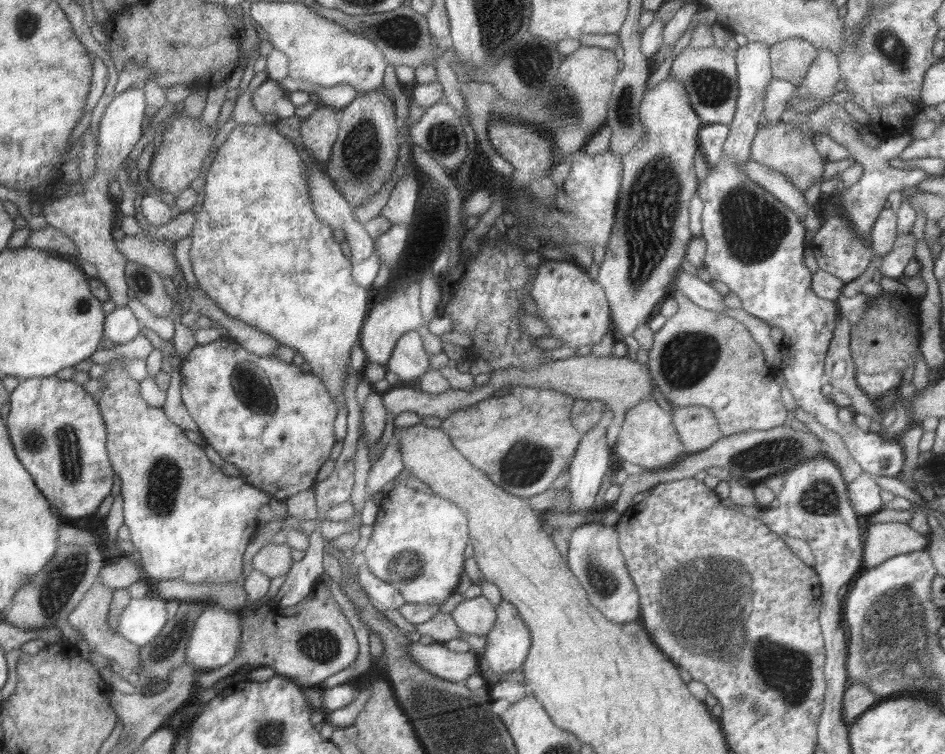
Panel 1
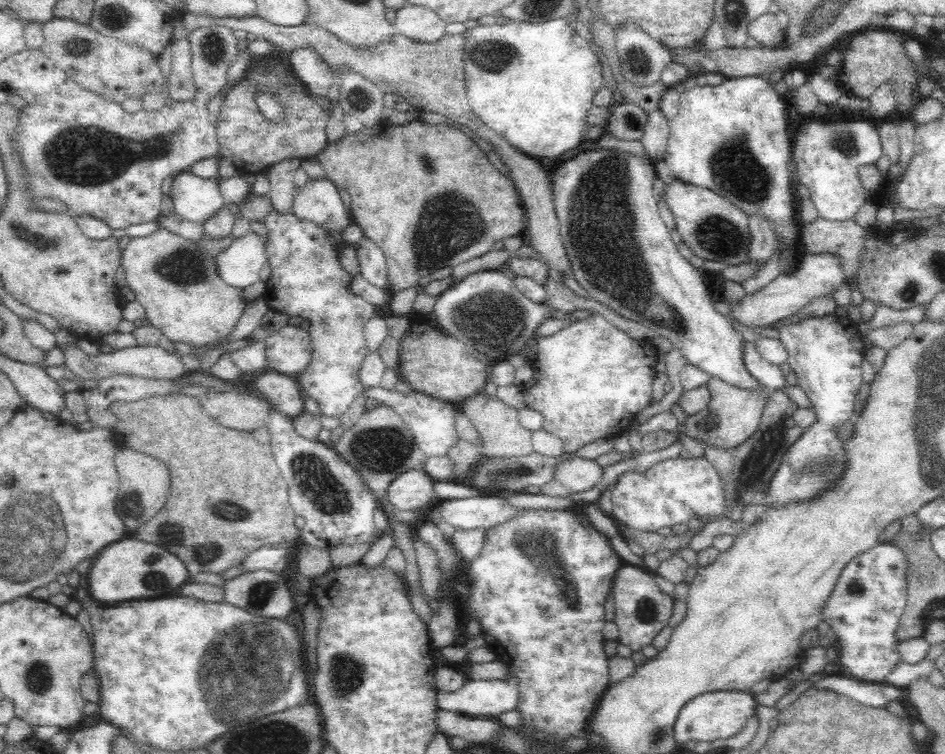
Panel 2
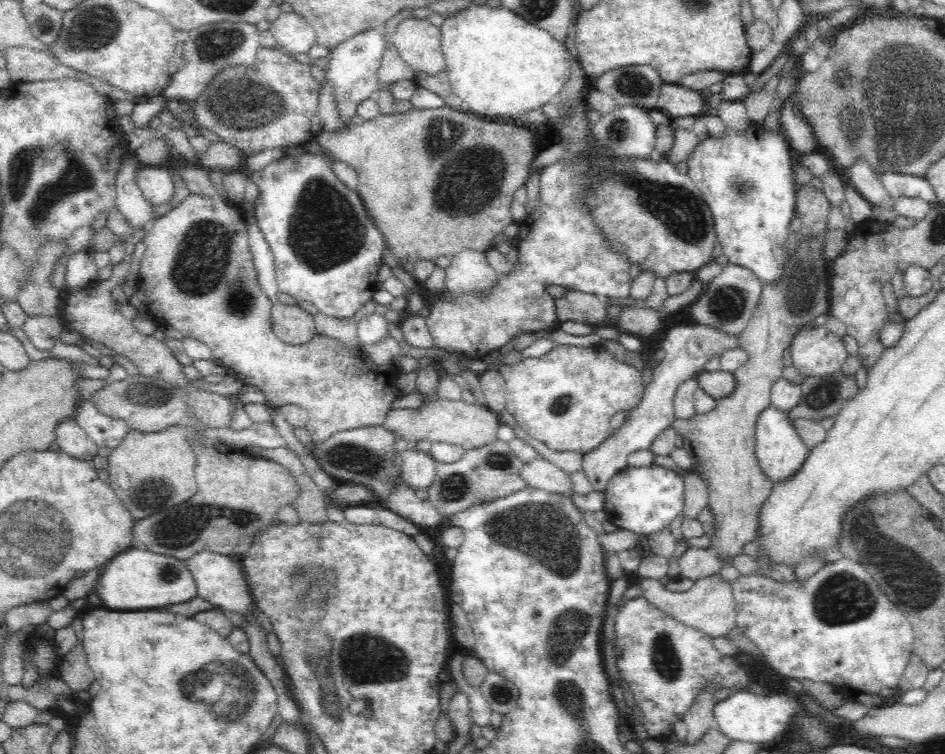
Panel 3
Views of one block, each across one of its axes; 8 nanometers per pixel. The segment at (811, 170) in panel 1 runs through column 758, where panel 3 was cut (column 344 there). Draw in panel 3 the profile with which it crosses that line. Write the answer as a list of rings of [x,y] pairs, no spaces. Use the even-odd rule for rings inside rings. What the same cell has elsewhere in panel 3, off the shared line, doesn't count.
[[[451,107],[433,109],[412,109],[405,113],[379,114],[372,120],[365,120],[362,124],[350,125],[339,133],[320,131],[315,138],[327,154],[333,156],[338,162],[345,162],[352,167],[357,174],[358,182],[355,191],[361,195],[361,199],[369,217],[382,233],[387,245],[394,251],[399,261],[431,260],[436,262],[438,257],[452,257],[462,249],[475,250],[485,253],[496,244],[496,239],[504,234],[504,229],[513,223],[512,197],[514,192],[526,183],[531,175],[530,164],[538,154],[536,133],[514,121],[499,122],[496,119],[483,118],[468,110],[454,110]]]

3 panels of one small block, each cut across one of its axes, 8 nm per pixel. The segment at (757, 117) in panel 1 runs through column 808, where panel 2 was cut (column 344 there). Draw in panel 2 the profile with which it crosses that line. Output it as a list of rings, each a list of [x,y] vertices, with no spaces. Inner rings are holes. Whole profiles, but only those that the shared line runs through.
[[[272,209],[262,222],[269,231],[265,243],[265,255],[267,262],[270,263],[270,276],[265,284],[264,298],[270,309],[288,316],[308,318],[311,322],[308,330],[313,346],[311,360],[302,372],[295,375],[296,381],[304,395],[318,401],[322,415],[339,419],[364,389],[359,372],[369,350],[366,348],[363,332],[366,322],[377,314],[377,309],[349,289],[352,276],[339,265],[338,260],[338,253],[344,244],[341,238],[333,238],[332,233],[322,225],[300,221],[291,210],[288,214],[285,212],[280,214]]]

